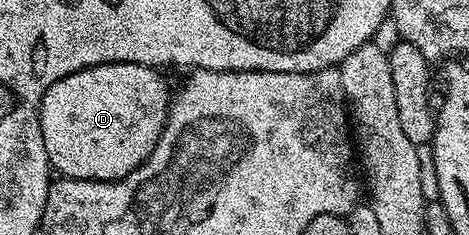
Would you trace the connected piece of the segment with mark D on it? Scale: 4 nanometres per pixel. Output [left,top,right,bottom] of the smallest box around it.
[38,64,170,180]

